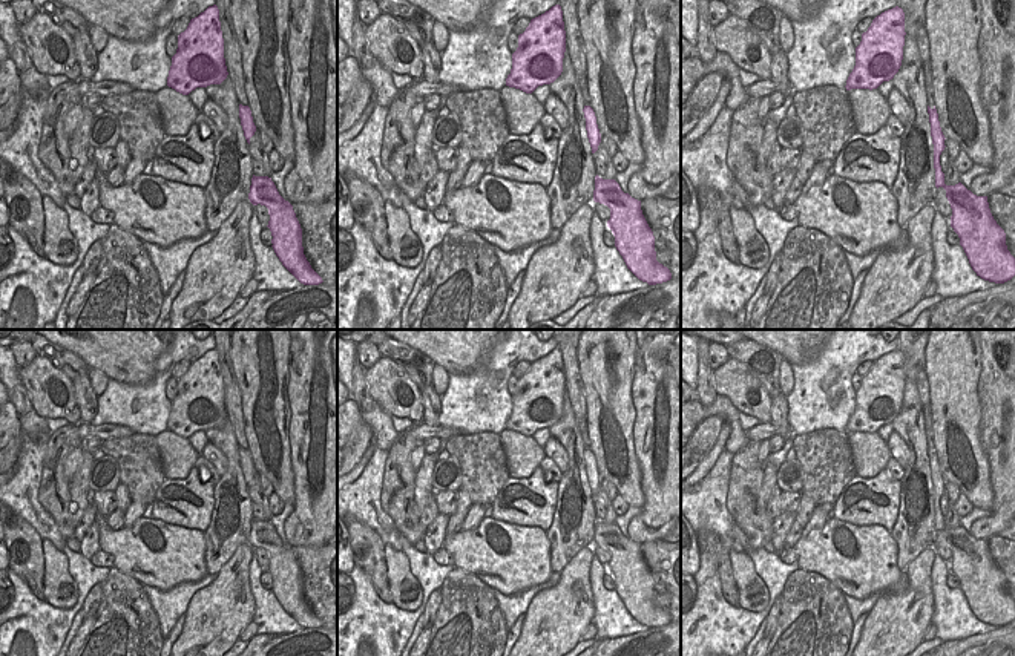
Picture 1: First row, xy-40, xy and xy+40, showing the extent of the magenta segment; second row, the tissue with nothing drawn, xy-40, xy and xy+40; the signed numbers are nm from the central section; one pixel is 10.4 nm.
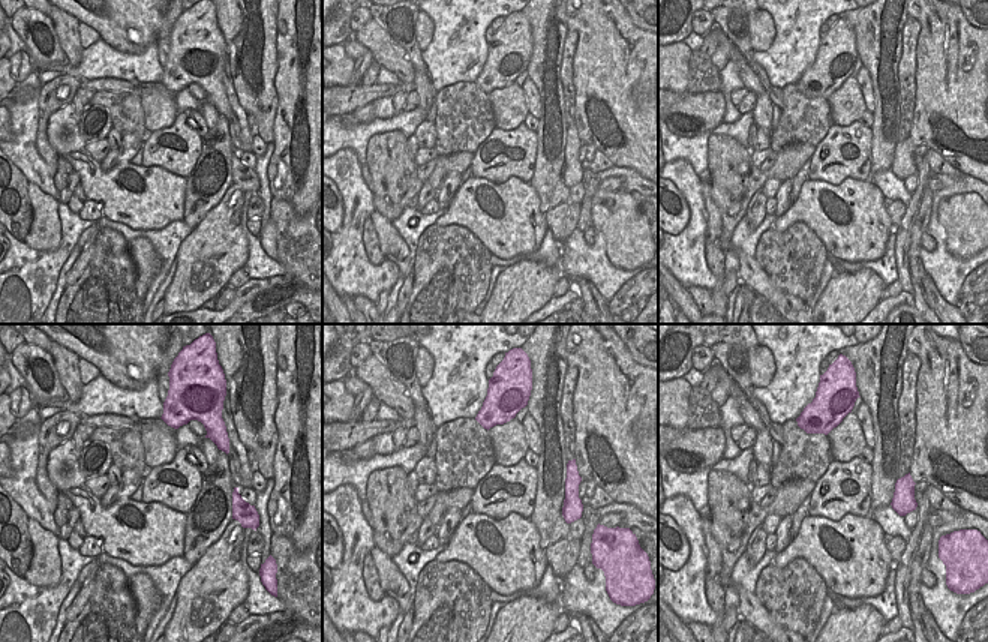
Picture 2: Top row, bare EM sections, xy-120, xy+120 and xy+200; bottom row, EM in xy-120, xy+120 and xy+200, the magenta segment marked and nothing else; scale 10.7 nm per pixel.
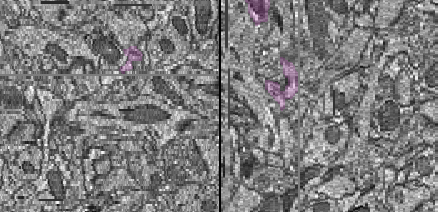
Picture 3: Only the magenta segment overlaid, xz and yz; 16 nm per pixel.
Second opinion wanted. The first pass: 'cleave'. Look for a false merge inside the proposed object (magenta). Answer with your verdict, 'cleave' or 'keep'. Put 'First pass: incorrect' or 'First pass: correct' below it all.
keep
First pass: incorrect

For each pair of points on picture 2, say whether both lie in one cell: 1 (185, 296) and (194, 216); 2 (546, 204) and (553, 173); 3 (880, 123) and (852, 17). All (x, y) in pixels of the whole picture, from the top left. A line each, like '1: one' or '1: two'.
1: two
2: one
3: one

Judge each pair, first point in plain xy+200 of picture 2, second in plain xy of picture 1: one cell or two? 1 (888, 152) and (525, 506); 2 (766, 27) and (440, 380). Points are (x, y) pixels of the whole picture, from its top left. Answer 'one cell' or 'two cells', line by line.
1: two cells
2: one cell

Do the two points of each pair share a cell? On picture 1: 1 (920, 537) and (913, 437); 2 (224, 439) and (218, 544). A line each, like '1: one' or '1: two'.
1: one
2: one

